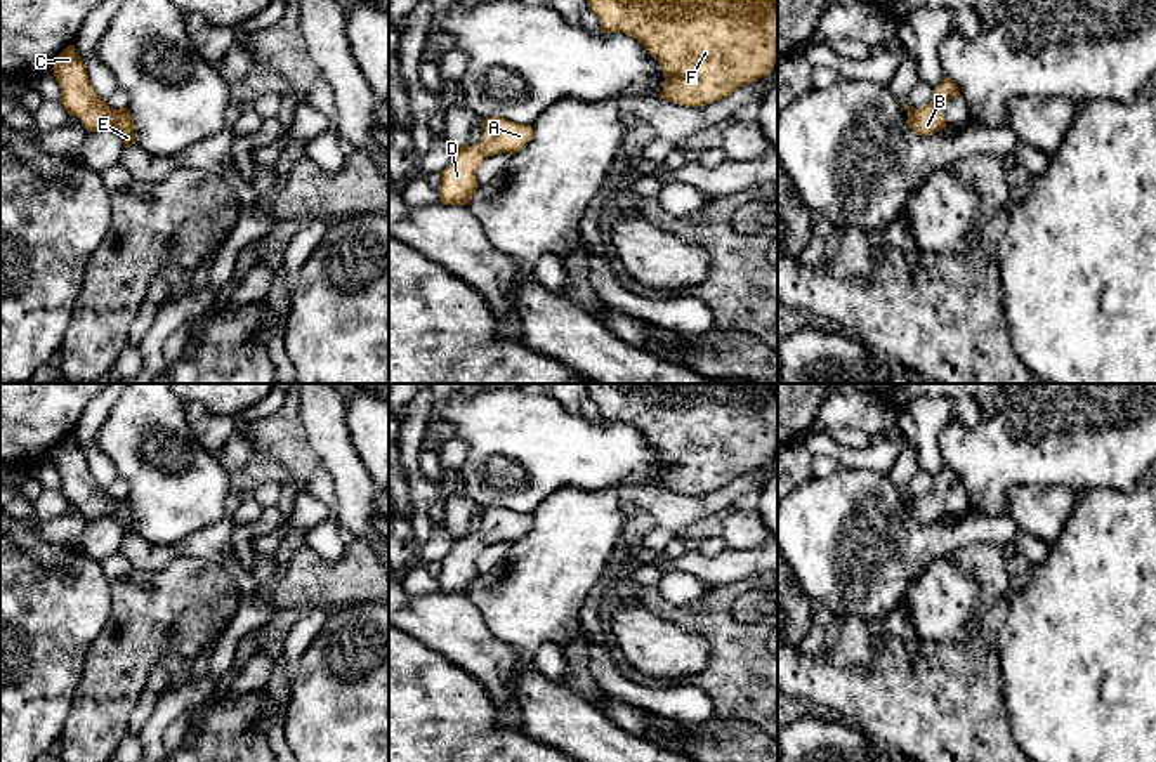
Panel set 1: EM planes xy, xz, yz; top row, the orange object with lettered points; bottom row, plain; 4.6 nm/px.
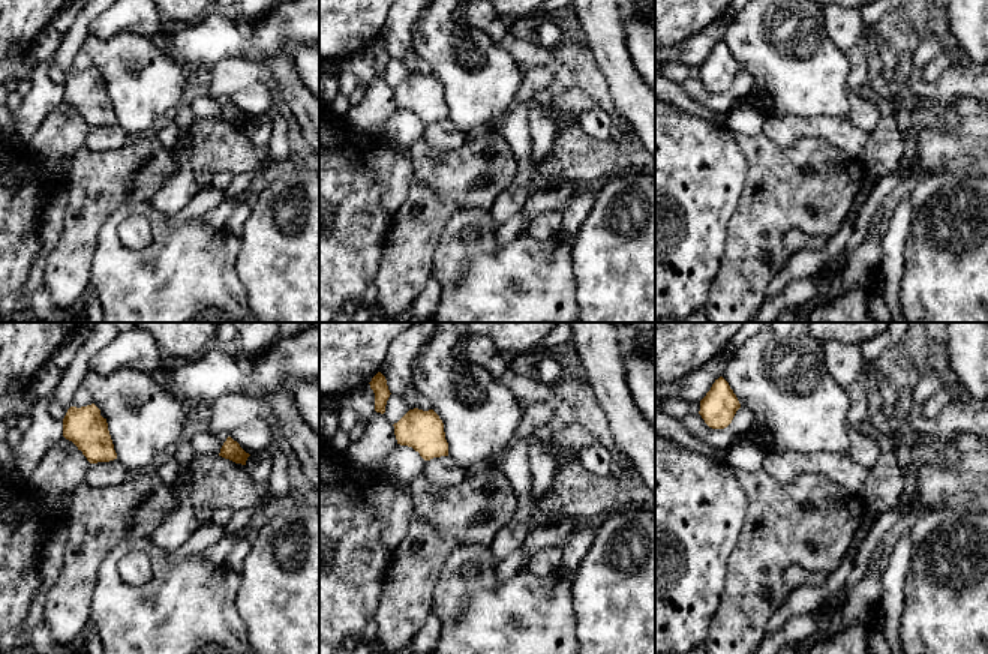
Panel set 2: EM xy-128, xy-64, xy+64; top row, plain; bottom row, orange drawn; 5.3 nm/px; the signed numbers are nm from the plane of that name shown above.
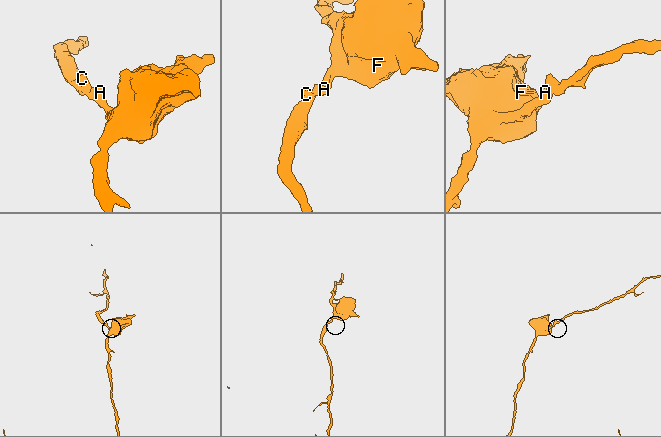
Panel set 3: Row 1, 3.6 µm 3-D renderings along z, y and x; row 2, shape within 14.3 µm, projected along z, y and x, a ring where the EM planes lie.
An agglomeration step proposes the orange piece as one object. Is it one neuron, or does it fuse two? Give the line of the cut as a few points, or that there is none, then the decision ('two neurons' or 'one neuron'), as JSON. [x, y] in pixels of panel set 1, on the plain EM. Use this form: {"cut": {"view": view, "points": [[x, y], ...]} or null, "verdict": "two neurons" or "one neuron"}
{"cut": null, "verdict": "one neuron"}

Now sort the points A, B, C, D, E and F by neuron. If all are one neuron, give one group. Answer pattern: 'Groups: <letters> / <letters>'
Groups: A B C D E F

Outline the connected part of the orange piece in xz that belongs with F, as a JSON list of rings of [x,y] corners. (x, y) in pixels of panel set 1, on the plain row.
[[[585,384],[602,422],[634,425],[661,455],[661,488],[696,496],[778,453],[778,384]]]

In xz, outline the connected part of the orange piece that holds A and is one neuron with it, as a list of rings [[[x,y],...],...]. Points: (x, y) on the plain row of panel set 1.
[[[503,505],[486,507],[481,512],[481,529],[474,535],[453,538],[453,547],[441,561],[437,576],[443,594],[467,594],[476,578],[476,559],[484,547],[521,540],[533,524],[531,514],[519,514]]]

